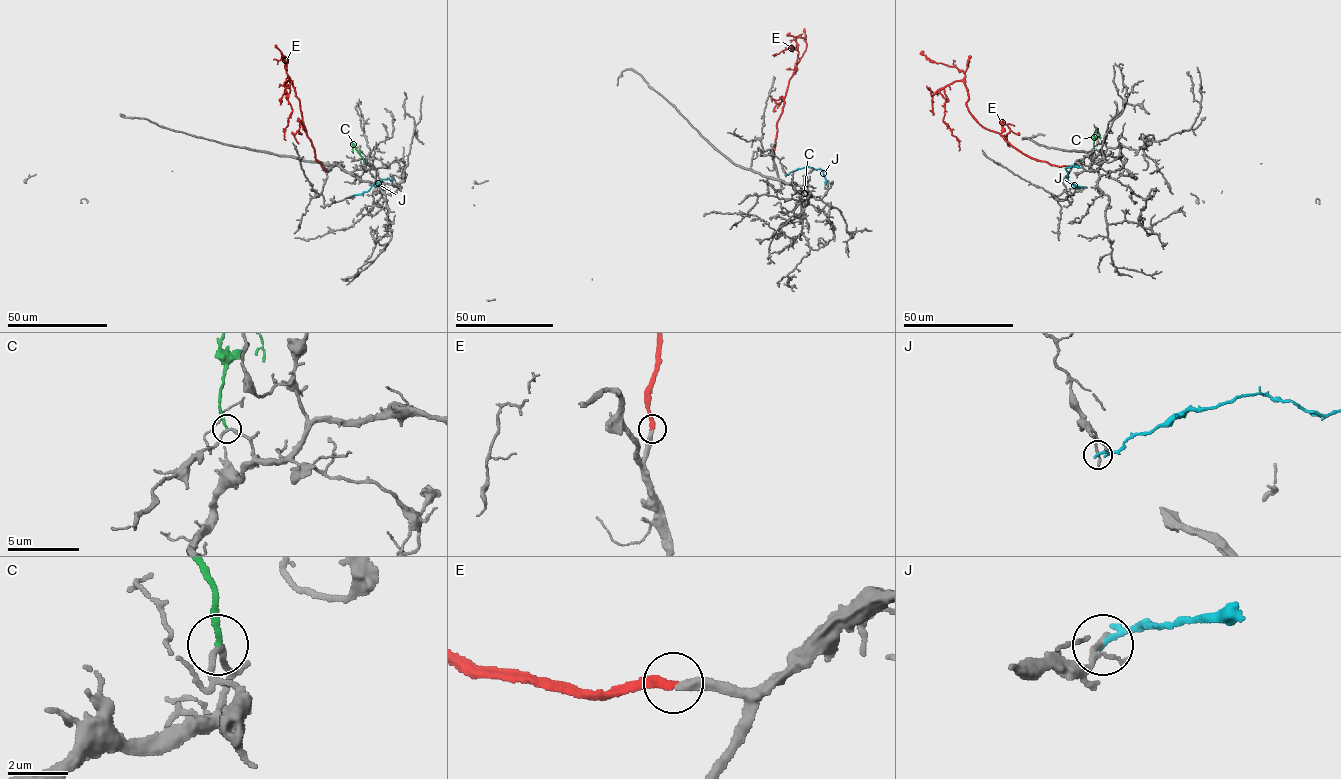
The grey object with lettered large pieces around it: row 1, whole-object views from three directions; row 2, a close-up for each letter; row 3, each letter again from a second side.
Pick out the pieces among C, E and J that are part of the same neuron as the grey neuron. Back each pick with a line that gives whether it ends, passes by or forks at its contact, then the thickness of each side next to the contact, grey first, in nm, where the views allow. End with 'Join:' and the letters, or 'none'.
E: it ends; calibres 320 and 280 nm
Join: E

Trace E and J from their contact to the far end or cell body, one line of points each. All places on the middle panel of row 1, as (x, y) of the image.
E: (774, 155), (776, 123), (788, 83), (797, 69), (795, 71), (797, 44), (795, 49), (792, 46), (773, 54)
J: (785, 175), (808, 166), (820, 169), (825, 185)

